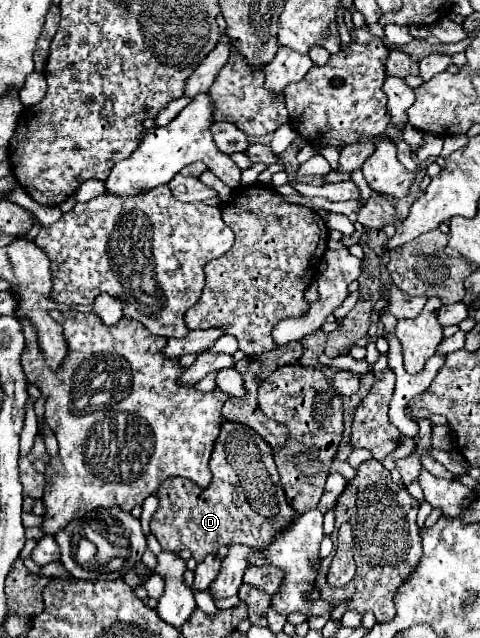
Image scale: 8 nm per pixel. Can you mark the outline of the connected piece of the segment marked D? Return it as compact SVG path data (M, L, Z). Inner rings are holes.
M224 423L220 429L220 435L216 439L212 457L210 457L210 471L212 471L212 483L206 489L200 489L194 481L182 479L182 477L170 477L166 479L160 489L156 491L160 497L158 511L154 513L150 521L150 531L160 541L162 549L170 551L182 551L190 549L192 557L200 563L208 553L216 553L220 545L248 545L248 547L266 547L272 537L288 525L296 513L290 509L284 489L278 479L278 471L272 457L272 447L250 427L236 425L236 423ZM254 495L254 507L248 501L248 497Z

